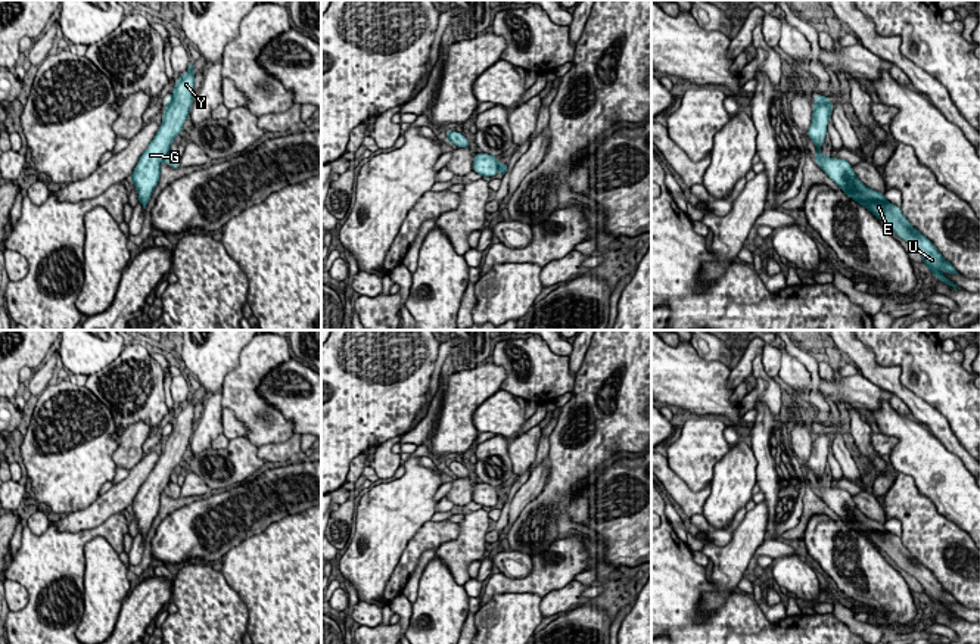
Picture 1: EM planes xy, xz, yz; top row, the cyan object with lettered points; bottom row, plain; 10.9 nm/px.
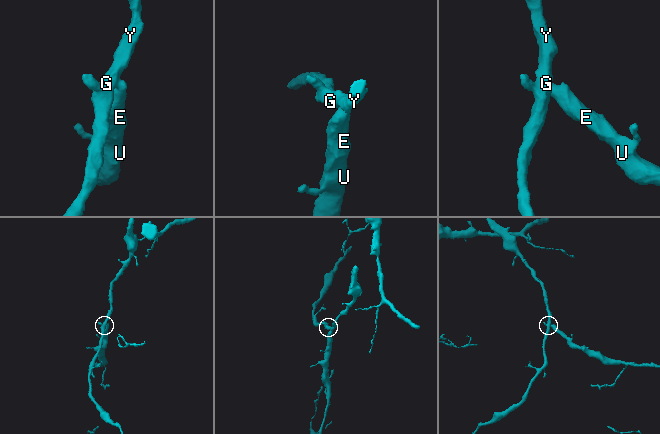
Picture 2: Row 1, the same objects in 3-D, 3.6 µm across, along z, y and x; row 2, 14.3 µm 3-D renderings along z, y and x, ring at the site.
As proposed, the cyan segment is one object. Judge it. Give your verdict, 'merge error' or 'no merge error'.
merge error

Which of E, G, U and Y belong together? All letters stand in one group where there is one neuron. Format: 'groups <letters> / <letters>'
groups E U / G Y

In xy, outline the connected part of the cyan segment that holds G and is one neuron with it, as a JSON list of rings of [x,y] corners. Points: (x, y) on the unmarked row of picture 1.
[[[192,392],[187,402],[177,408],[174,421],[164,439],[162,454],[130,507],[130,511],[136,516],[139,533],[141,533],[144,539],[159,513],[161,495],[168,489],[171,473],[183,461],[183,454],[190,444],[195,429],[195,407]]]

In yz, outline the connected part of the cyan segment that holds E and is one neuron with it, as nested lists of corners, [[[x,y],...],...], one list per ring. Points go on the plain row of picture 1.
[[[816,482],[813,489],[819,498],[856,533],[865,536],[878,550],[884,551],[900,569],[914,576],[921,585],[923,592],[933,603],[934,609],[945,612],[956,619],[958,616],[942,603],[959,604],[956,598],[946,591],[937,578],[923,566],[902,544],[902,538],[890,533],[884,523],[868,519],[855,504],[852,494],[846,489],[824,486]]]

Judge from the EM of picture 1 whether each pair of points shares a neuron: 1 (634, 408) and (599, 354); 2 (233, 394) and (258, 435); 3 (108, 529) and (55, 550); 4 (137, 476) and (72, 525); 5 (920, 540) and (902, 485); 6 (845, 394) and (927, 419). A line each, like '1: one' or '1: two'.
1: one
2: one
3: one
4: one
5: one
6: two

